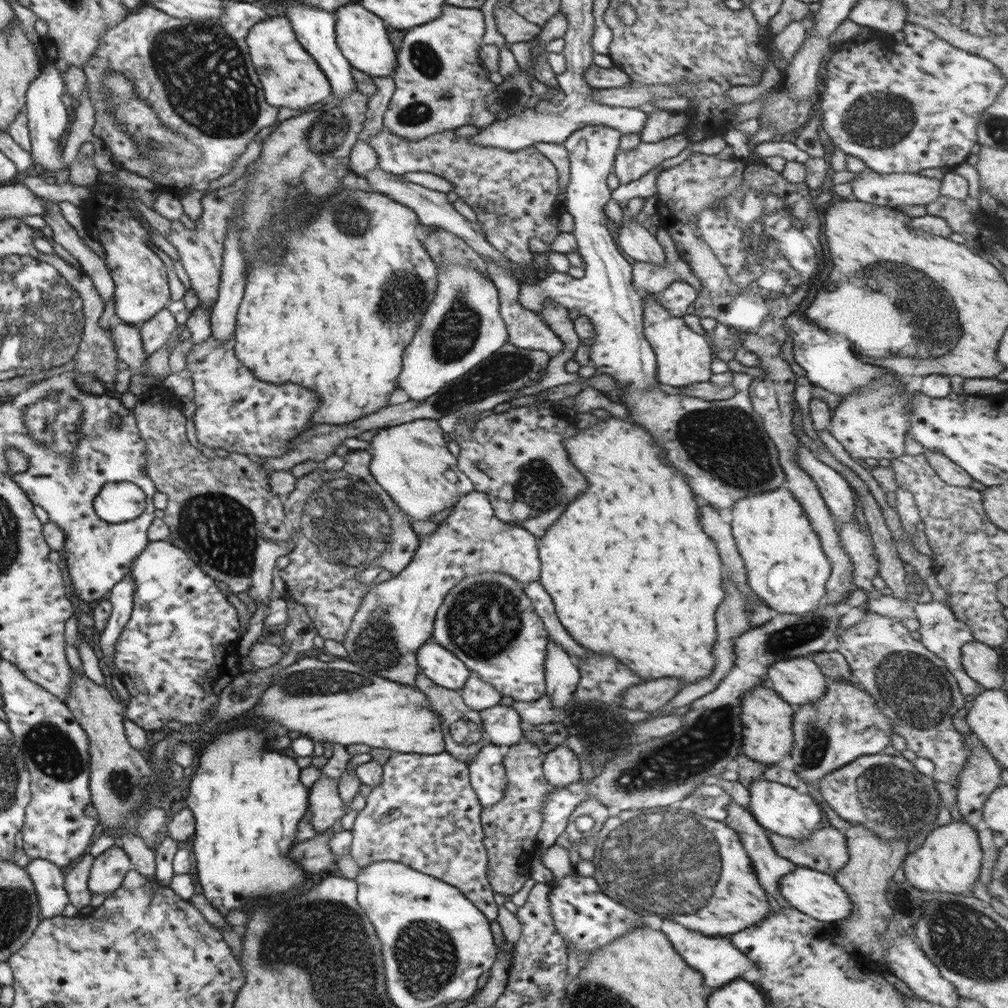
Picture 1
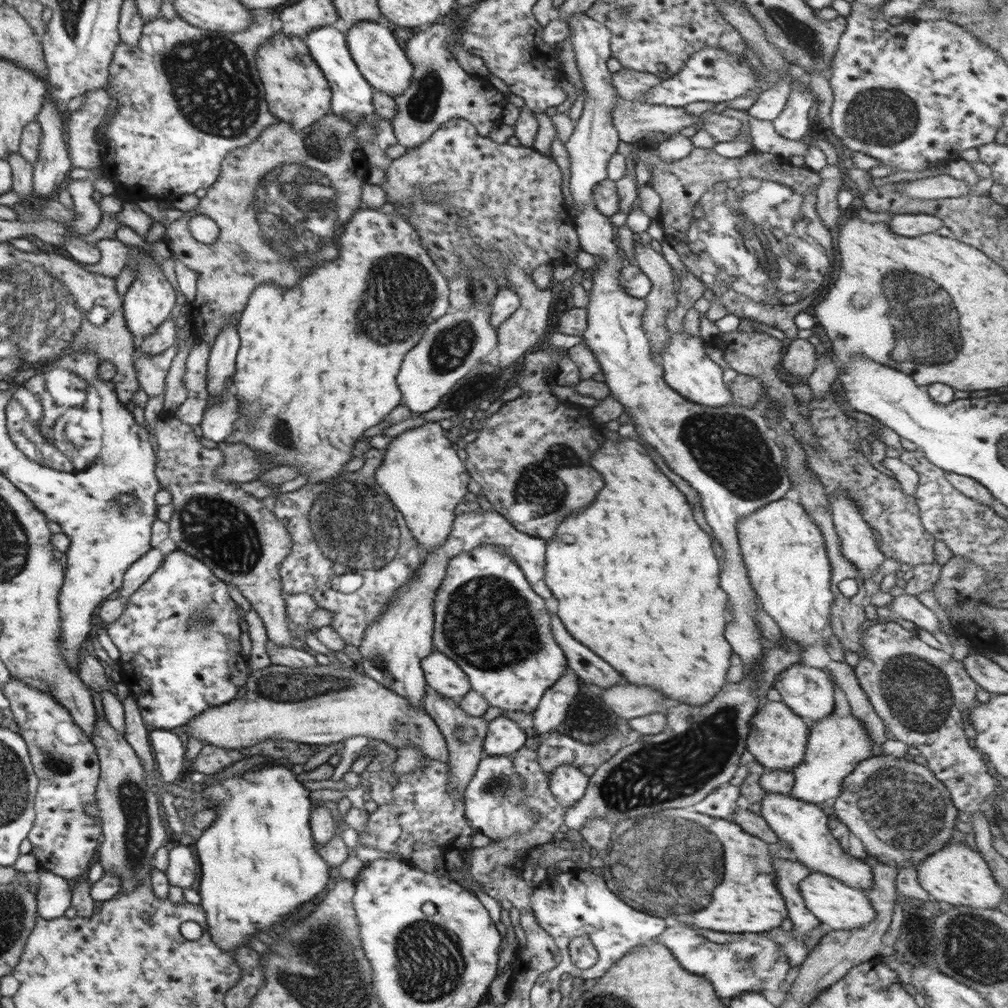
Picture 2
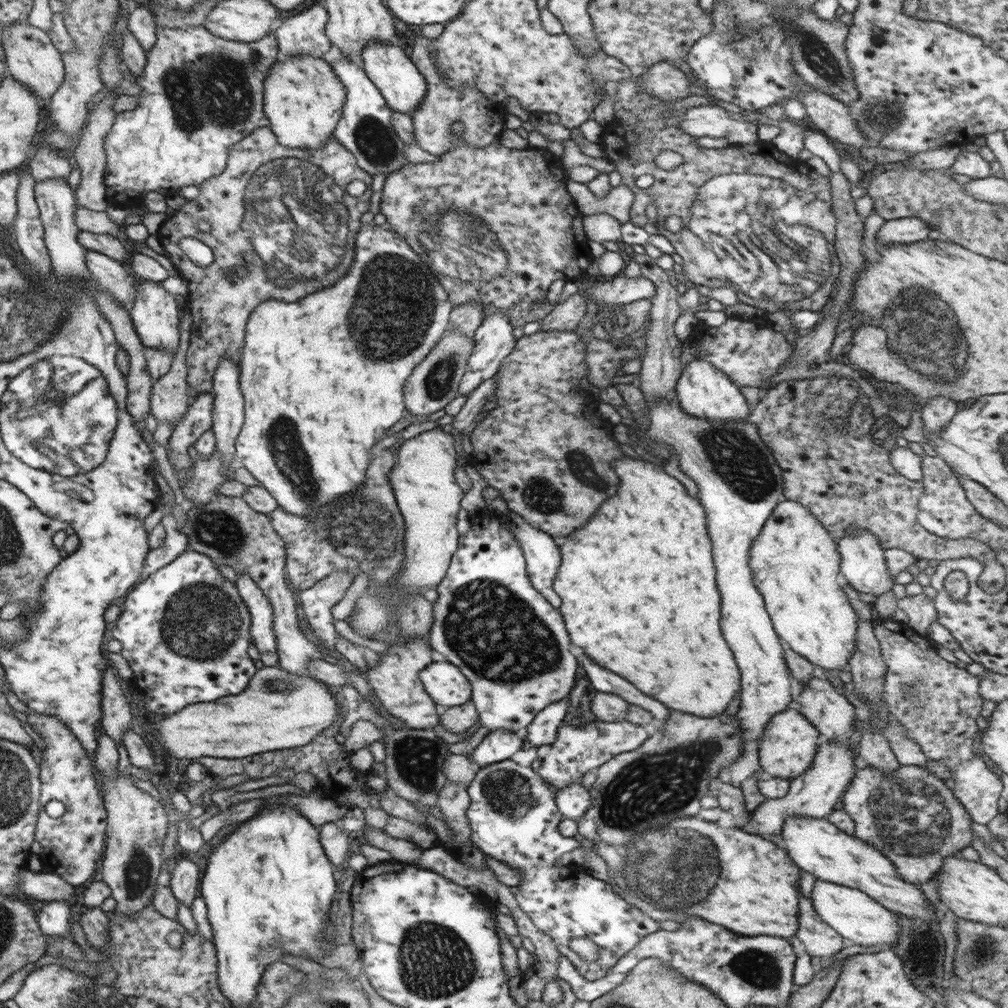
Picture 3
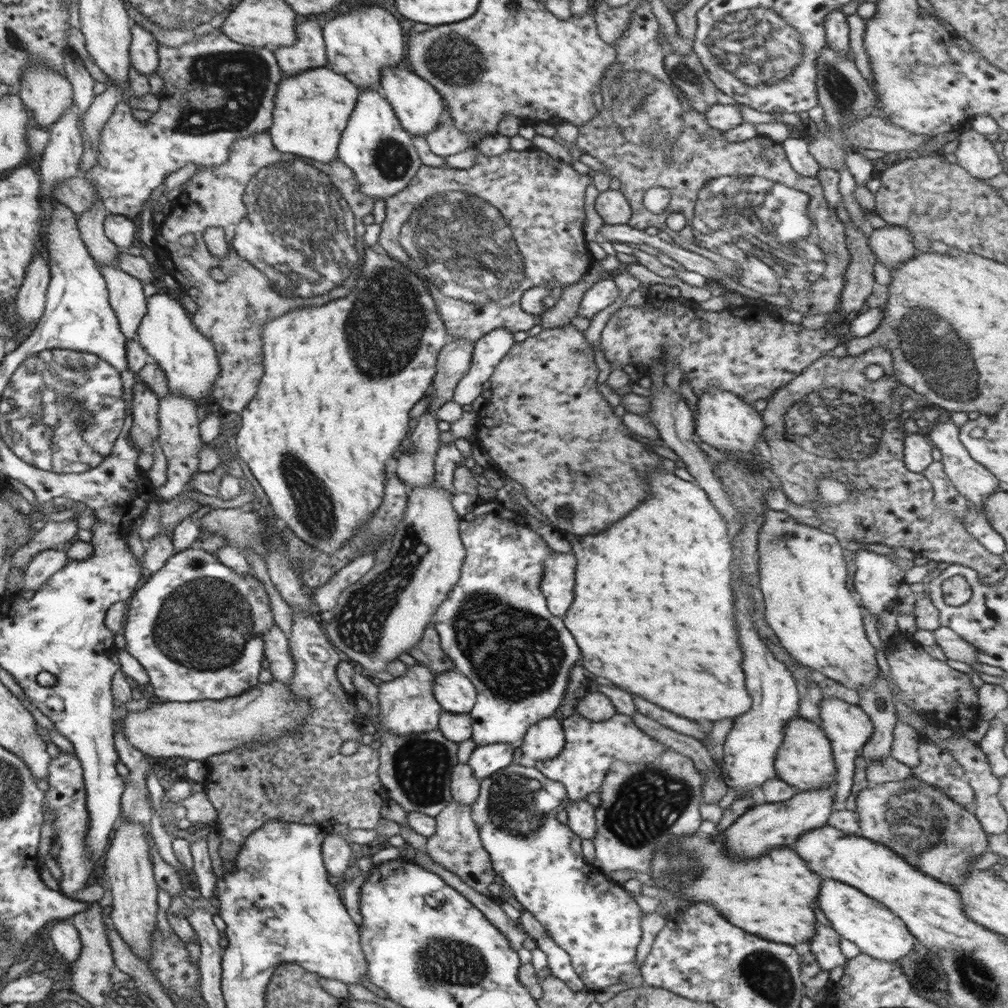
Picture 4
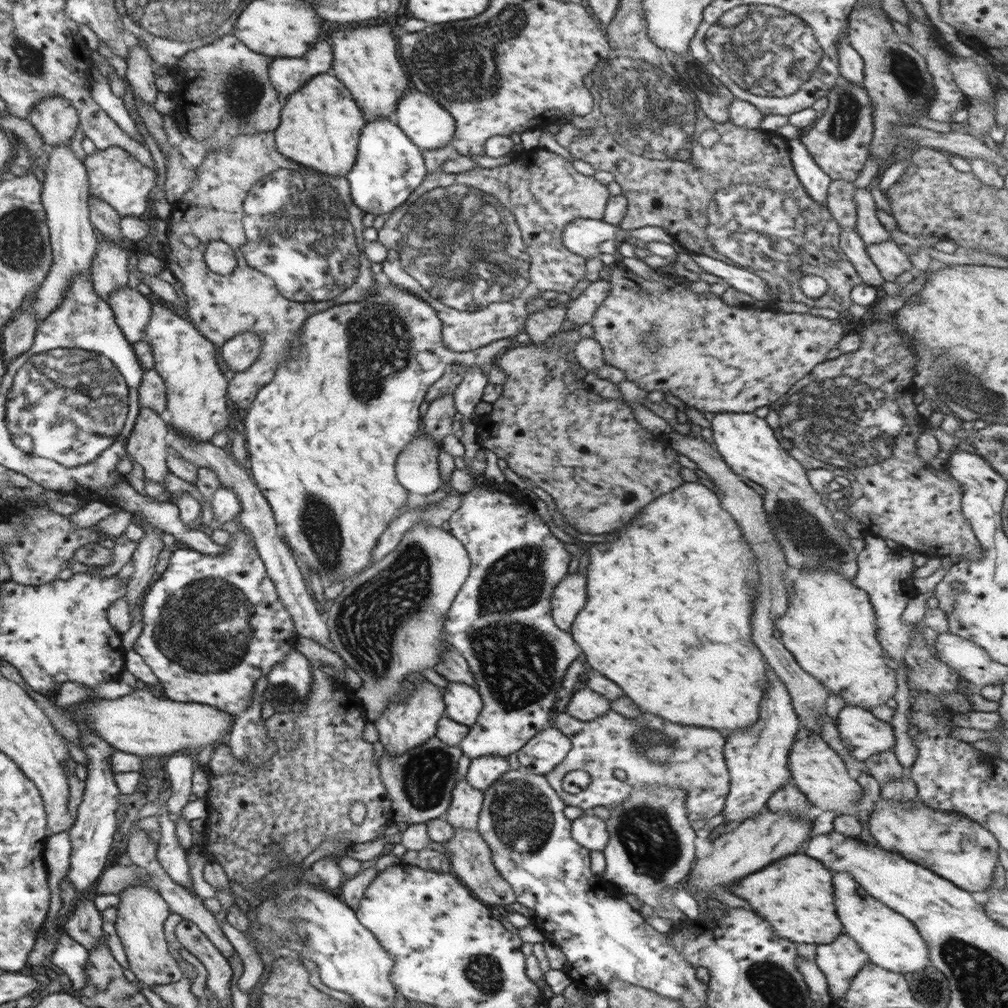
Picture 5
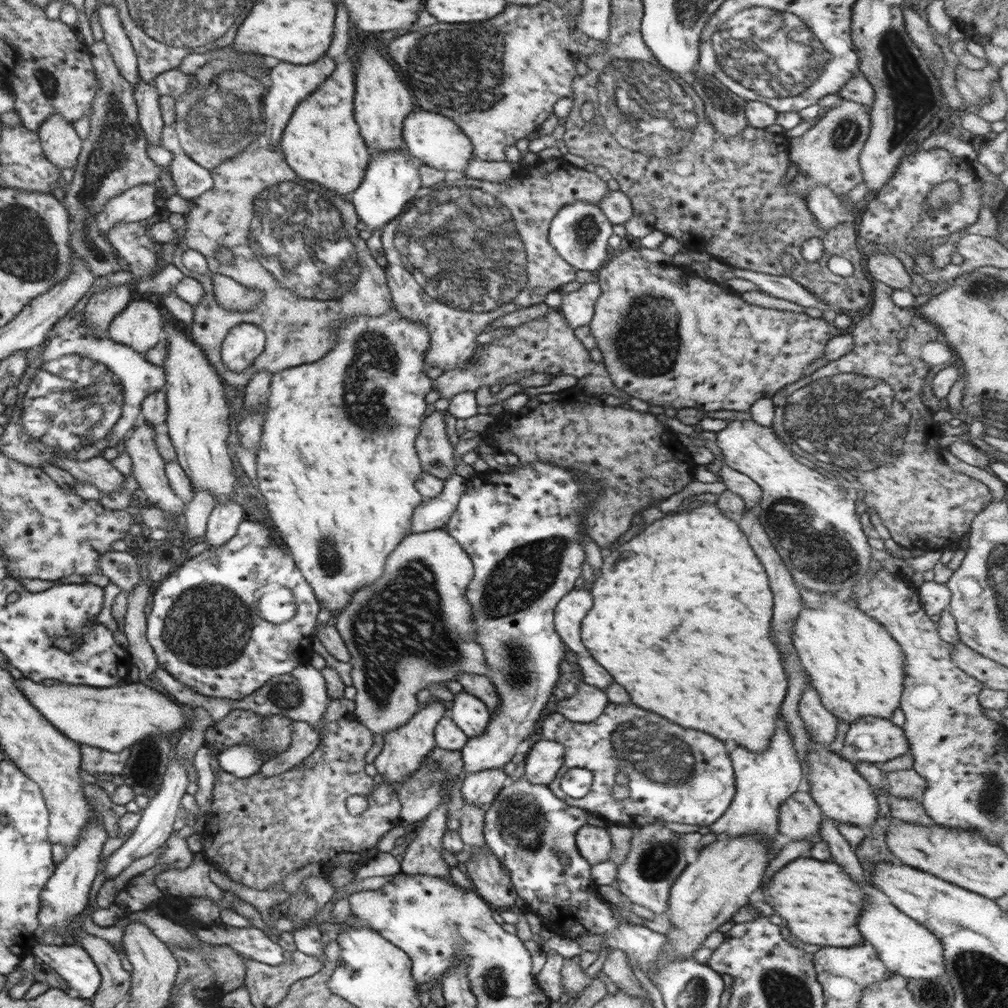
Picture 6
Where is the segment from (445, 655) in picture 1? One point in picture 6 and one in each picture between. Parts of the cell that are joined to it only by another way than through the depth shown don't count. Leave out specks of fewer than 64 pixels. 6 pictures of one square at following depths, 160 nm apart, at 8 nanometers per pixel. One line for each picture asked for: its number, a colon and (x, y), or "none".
2: (445, 676)
3: (444, 682)
4: (454, 692)
5: (463, 704)
6: (471, 714)

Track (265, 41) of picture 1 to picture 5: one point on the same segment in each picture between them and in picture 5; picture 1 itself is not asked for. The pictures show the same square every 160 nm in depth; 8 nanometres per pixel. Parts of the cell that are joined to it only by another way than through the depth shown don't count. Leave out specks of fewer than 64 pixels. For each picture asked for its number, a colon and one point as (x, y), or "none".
2: (297, 92)
3: (303, 101)
4: (311, 110)
5: (320, 124)

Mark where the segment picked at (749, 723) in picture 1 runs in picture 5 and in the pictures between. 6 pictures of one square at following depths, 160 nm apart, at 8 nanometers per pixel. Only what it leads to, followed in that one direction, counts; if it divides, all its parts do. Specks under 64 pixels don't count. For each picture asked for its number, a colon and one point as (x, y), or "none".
2: (778, 737)
3: (789, 742)
4: (804, 759)
5: (817, 770)

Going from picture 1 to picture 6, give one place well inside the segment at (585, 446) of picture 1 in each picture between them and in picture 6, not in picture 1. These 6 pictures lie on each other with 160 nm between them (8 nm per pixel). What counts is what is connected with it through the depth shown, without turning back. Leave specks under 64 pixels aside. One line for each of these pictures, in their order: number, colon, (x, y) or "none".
2: (637, 582)
3: (637, 585)
4: (652, 611)
5: (668, 614)
6: (681, 618)

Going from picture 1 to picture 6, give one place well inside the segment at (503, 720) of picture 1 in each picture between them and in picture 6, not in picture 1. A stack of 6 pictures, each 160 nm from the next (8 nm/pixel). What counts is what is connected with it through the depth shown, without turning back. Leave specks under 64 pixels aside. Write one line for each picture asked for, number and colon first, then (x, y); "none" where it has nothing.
2: (504, 736)
3: (500, 744)
4: (484, 760)
5: (483, 770)
6: (480, 788)

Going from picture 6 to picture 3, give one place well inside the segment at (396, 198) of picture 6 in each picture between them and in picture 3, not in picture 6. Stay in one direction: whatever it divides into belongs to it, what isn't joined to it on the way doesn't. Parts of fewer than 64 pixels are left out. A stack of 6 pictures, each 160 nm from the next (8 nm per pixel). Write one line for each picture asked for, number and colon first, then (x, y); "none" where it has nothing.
3: (365, 129)
4: (374, 145)
5: (389, 167)

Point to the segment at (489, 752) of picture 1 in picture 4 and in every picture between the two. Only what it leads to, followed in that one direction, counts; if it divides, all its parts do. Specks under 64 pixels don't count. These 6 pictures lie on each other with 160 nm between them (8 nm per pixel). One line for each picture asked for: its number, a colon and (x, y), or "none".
2: (493, 798)
3: (513, 817)
4: (593, 918)

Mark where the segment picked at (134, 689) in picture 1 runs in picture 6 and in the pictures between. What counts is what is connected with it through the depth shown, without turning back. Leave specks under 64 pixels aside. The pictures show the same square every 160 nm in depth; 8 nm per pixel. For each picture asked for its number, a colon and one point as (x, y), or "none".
2: (180, 653)
3: (185, 631)
4: (196, 626)
5: (213, 625)
6: (205, 630)

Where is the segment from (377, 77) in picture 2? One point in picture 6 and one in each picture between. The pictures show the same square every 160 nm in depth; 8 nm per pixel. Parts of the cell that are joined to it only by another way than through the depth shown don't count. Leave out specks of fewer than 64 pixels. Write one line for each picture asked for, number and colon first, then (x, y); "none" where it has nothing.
3: (386, 65)
4: (419, 108)
5: (421, 118)
6: (436, 140)

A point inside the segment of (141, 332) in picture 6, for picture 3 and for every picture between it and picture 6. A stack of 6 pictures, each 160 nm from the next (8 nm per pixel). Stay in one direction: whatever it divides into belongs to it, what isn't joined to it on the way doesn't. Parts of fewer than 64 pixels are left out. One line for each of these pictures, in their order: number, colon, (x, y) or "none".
3: (115, 278)
4: (126, 296)
5: (132, 310)

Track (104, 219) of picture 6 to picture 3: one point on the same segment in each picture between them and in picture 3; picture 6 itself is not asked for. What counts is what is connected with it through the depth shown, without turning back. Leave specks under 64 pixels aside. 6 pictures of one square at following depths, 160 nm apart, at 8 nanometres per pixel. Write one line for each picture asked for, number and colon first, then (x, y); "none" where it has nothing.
3: (201, 94)
4: (216, 91)
5: (115, 176)

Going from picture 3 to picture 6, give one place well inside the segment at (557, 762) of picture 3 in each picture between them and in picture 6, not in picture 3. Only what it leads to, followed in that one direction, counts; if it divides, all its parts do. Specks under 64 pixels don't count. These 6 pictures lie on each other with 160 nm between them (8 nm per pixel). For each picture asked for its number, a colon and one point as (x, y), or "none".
4: (590, 747)
5: (651, 753)
6: (688, 778)

